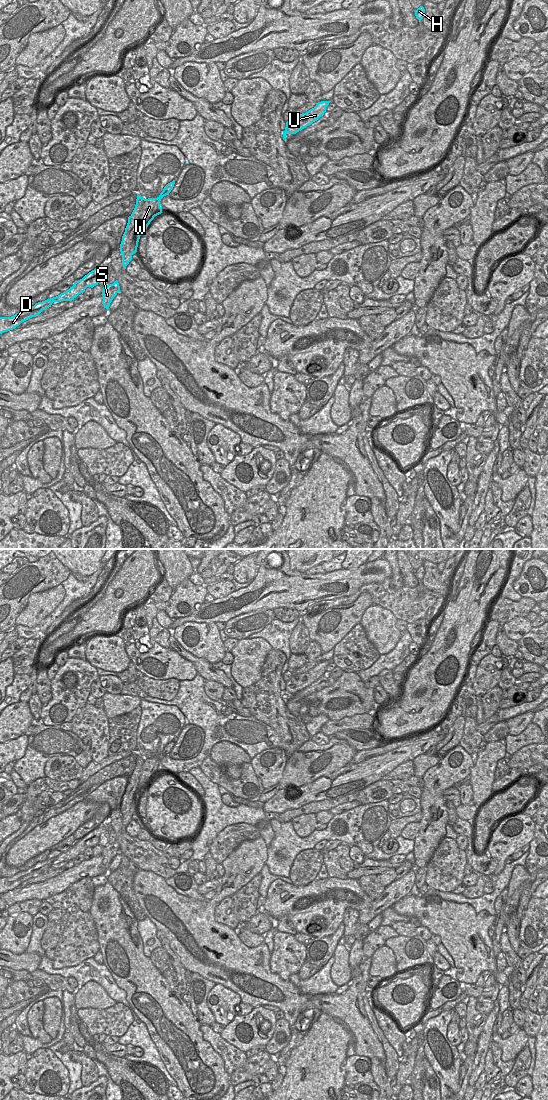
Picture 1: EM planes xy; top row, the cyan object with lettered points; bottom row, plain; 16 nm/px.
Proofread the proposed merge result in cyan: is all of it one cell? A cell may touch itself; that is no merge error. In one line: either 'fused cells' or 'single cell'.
fused cells

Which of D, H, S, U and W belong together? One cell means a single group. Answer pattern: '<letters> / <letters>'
D H U W / S

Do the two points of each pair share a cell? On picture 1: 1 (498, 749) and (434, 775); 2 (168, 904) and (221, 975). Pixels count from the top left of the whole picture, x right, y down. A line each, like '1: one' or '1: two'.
1: two
2: one

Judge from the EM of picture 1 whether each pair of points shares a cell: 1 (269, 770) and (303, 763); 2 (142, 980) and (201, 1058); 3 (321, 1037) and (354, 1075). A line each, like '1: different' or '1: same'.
1: different
2: same
3: different

